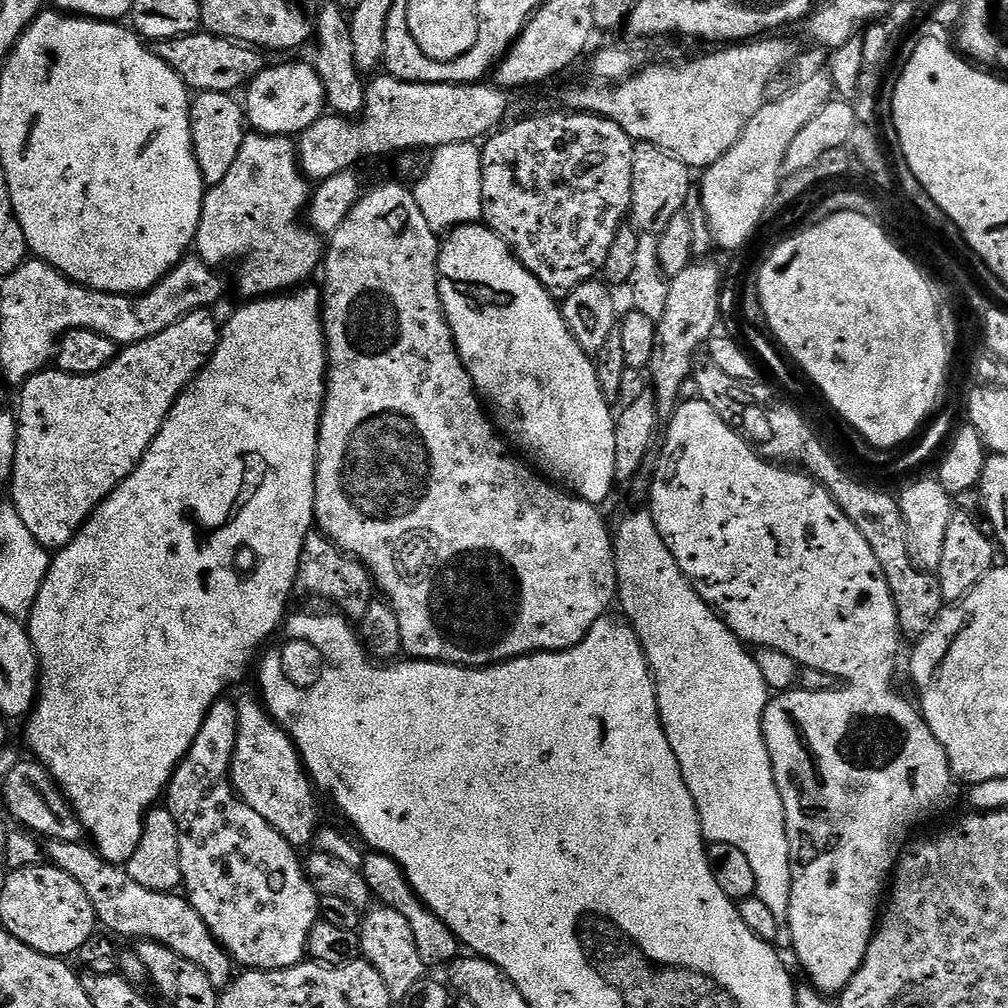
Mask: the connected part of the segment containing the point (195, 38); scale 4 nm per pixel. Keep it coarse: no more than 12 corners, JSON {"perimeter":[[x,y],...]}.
{"perimeter":[[199,31],[154,51],[193,93],[239,93],[257,49]]}

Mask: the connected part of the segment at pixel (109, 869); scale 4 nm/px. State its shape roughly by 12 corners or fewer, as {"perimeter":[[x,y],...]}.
{"perimeter":[[88,842],[46,860],[113,937],[153,940],[223,990],[234,961],[176,892],[146,890]]}

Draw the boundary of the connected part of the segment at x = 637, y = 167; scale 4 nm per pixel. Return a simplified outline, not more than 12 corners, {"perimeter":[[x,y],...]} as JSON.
{"perimeter":[[653,144],[632,150],[636,231],[658,234],[693,195],[690,169]]}

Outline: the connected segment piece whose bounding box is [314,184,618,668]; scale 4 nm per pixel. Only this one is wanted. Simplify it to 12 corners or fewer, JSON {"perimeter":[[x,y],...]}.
{"perimeter":[[411,187],[327,241],[319,531],[418,660],[578,646],[597,505],[480,409]]}

